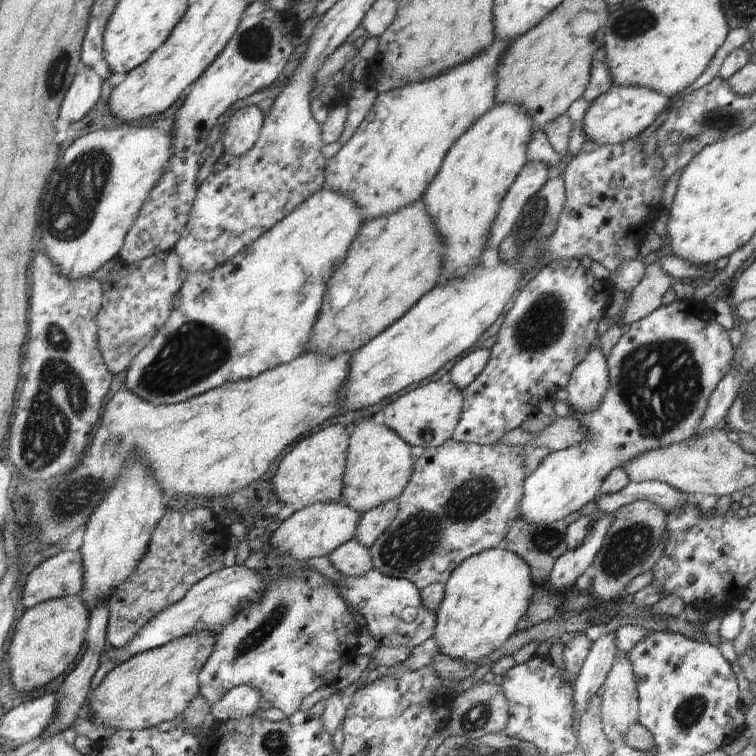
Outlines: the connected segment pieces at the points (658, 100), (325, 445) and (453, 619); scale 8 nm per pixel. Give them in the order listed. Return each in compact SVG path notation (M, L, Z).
M612 85L604 94L591 102L581 124L586 141L599 145L615 145L650 131L670 102L668 97L644 87L620 87Z
M341 425L329 426L300 440L278 464L273 478L278 500L290 504L297 511L314 503L338 503L342 496L348 445L348 433Z
M504 547L464 559L444 586L443 599L435 616L433 639L442 654L477 664L518 631L518 620L525 616L529 602L538 594L528 563Z

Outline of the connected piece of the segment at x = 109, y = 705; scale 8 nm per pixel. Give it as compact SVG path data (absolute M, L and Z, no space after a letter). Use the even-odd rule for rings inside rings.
M200 631L120 662L95 689L90 690L92 722L115 731L139 731L180 716L199 694L199 674L216 641L213 632Z

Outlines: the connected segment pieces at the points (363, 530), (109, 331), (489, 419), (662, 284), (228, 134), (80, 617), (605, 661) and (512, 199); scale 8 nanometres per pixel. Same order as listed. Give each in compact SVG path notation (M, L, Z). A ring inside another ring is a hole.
M395 498L362 513L353 539L369 549L392 524L392 521L396 518L398 507L399 498Z
M169 250L163 253L154 253L152 256L133 262L130 265L122 259L118 259L110 272L104 278L101 278L103 301L95 321L99 328L97 335L102 358L113 375L122 372L122 370L127 370L132 359L136 358L140 350L147 346L157 332L160 332L160 329L169 320L173 309L171 306L172 297L179 292L188 275L181 267L180 257L176 254L176 251Z
M578 259L550 261L538 270L508 306L484 370L462 389L461 417L452 439L459 443L496 444L508 432L520 428L529 417L537 414L537 402L554 398L558 390L565 388L572 371L588 356L590 349L599 345L596 329L598 322L605 317L613 292L614 286L609 279L596 279L590 268L584 267Z
M659 260L645 267L644 276L628 294L622 310L622 323L632 324L652 314L661 304L662 296L673 285L673 279L659 265Z
M257 105L236 111L225 126L223 154L240 157L248 152L258 140L264 117Z
M79 595L47 600L26 609L14 628L6 661L14 692L30 694L62 676L76 660L89 627L89 610Z
M603 634L591 646L580 674L573 682L573 716L581 718L592 697L602 691L604 681L618 656L615 634Z
M540 161L527 162L522 167L502 199L500 210L491 226L491 234L485 250L490 247L498 248L504 238L510 234L525 204L549 179L548 174L550 174L550 167Z

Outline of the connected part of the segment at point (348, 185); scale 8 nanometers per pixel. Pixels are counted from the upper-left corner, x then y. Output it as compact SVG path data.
M495 38L491 46L479 55L433 79L378 93L374 105L356 132L343 144L336 156L327 159L323 186L351 198L361 209L364 222L392 214L421 200L450 147L495 105L495 68L508 42Z

